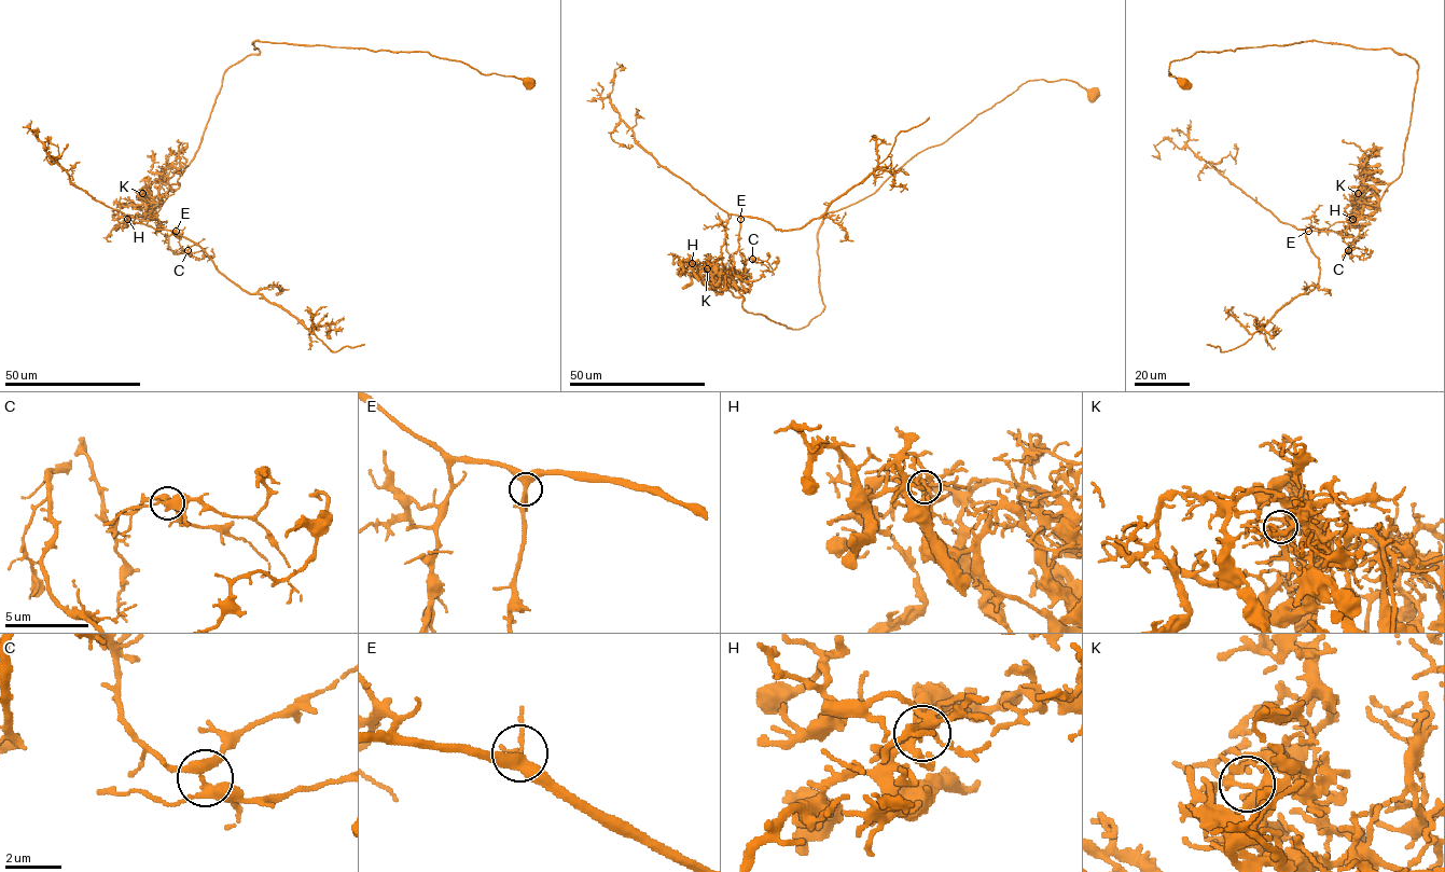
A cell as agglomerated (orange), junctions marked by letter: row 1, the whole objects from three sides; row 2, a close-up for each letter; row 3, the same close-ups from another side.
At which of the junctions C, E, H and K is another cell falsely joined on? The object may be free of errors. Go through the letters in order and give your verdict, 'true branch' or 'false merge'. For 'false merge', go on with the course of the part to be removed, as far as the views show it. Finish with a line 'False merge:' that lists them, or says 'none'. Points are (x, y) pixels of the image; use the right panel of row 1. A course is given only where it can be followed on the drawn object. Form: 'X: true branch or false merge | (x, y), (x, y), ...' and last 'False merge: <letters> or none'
C: true branch
E: true branch
H: true branch
K: false merge | (1358, 194), (1356, 224), (1303, 230), (1320, 268), (1307, 293), (1234, 348), (1206, 344)
False merge: K

